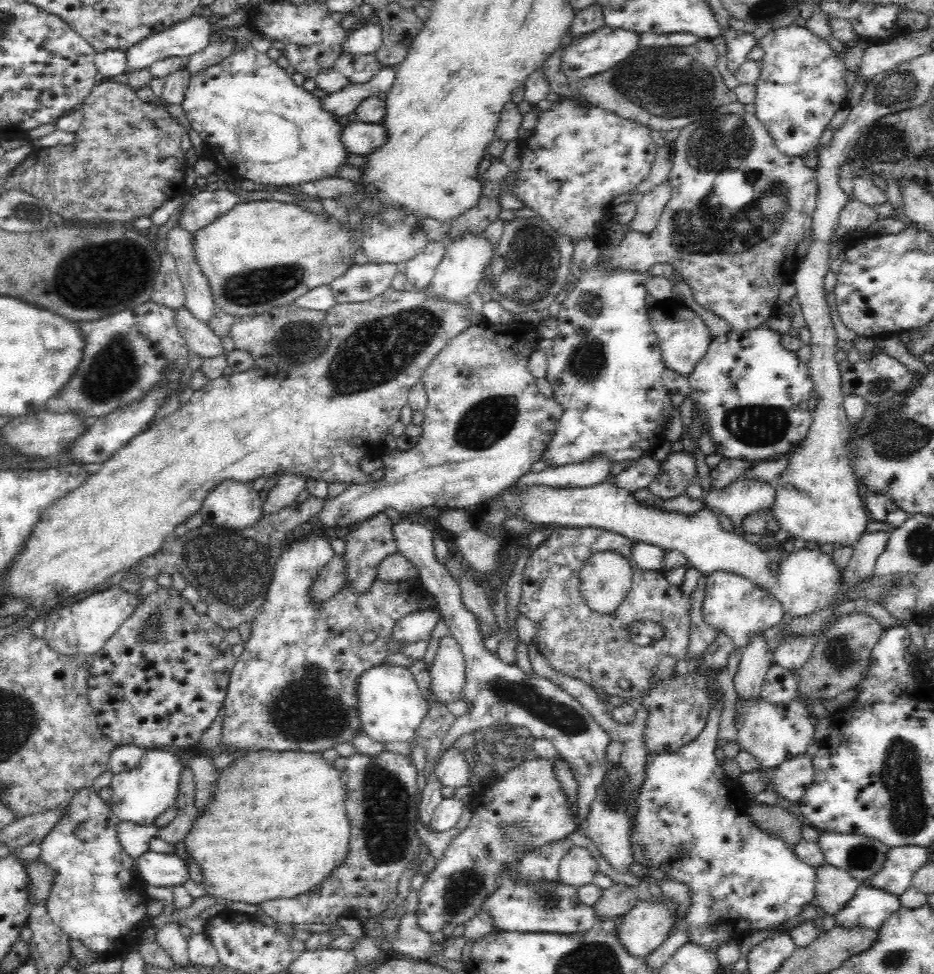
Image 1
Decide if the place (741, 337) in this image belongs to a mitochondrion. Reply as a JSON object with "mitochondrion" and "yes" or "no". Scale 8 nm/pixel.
{"mitochondrion":"no"}

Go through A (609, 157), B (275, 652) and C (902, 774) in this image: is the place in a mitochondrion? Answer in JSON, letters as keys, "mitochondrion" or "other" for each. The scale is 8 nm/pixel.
{"A":"other","B":"other","C":"mitochondrion"}

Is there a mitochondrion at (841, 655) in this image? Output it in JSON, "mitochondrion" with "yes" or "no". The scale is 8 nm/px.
{"mitochondrion":"yes"}

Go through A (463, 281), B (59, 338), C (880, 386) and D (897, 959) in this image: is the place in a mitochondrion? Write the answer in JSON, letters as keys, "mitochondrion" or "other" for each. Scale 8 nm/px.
{"A":"other","B":"other","C":"mitochondrion","D":"mitochondrion"}

